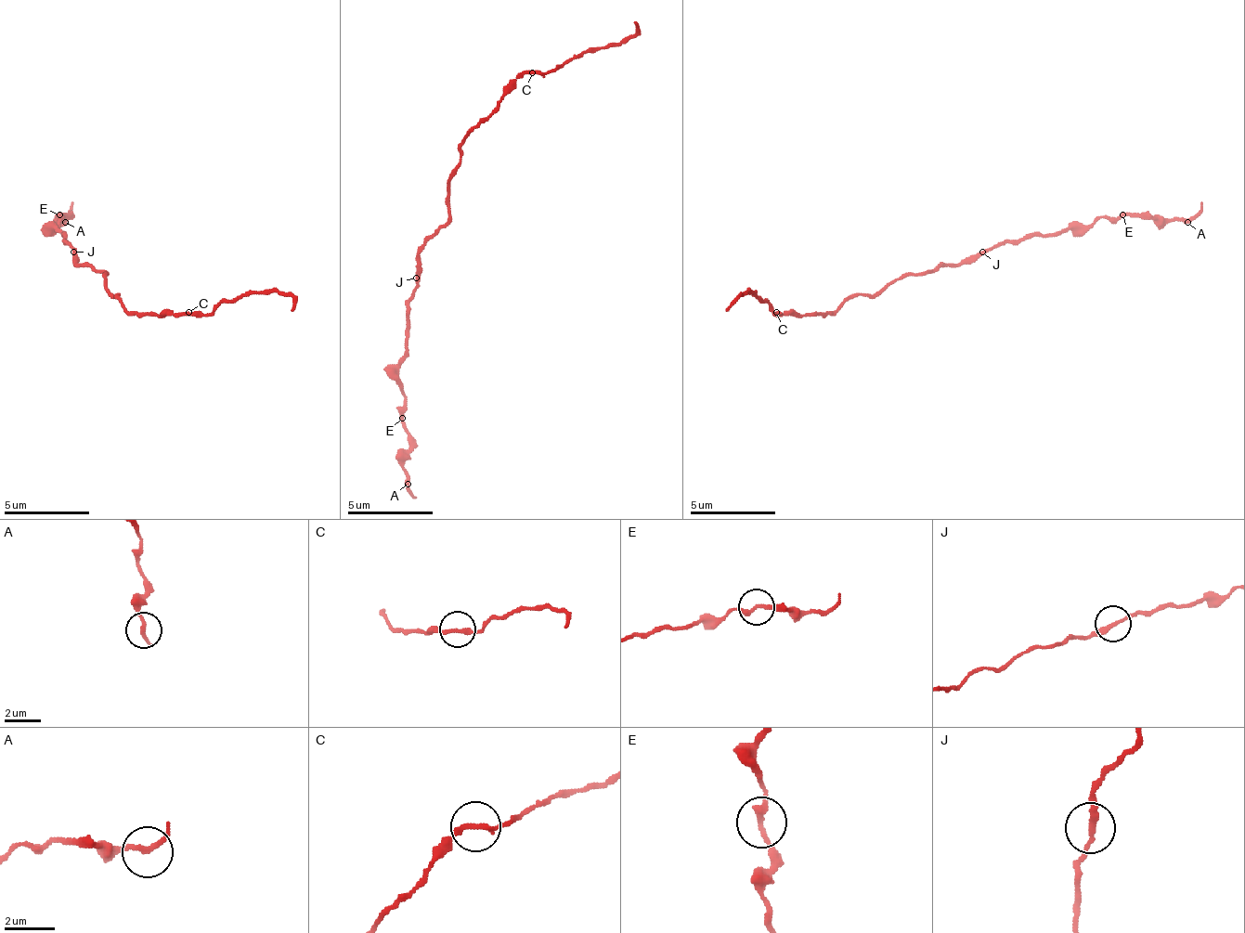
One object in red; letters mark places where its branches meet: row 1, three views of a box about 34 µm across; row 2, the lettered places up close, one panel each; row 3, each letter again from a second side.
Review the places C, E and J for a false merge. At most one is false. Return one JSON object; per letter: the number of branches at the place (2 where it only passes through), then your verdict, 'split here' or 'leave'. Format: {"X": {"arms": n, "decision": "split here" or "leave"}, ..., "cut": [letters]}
{"C": {"arms": 2, "decision": "leave"}, "E": {"arms": 2, "decision": "leave"}, "J": {"arms": 2, "decision": "leave"}, "cut": []}

